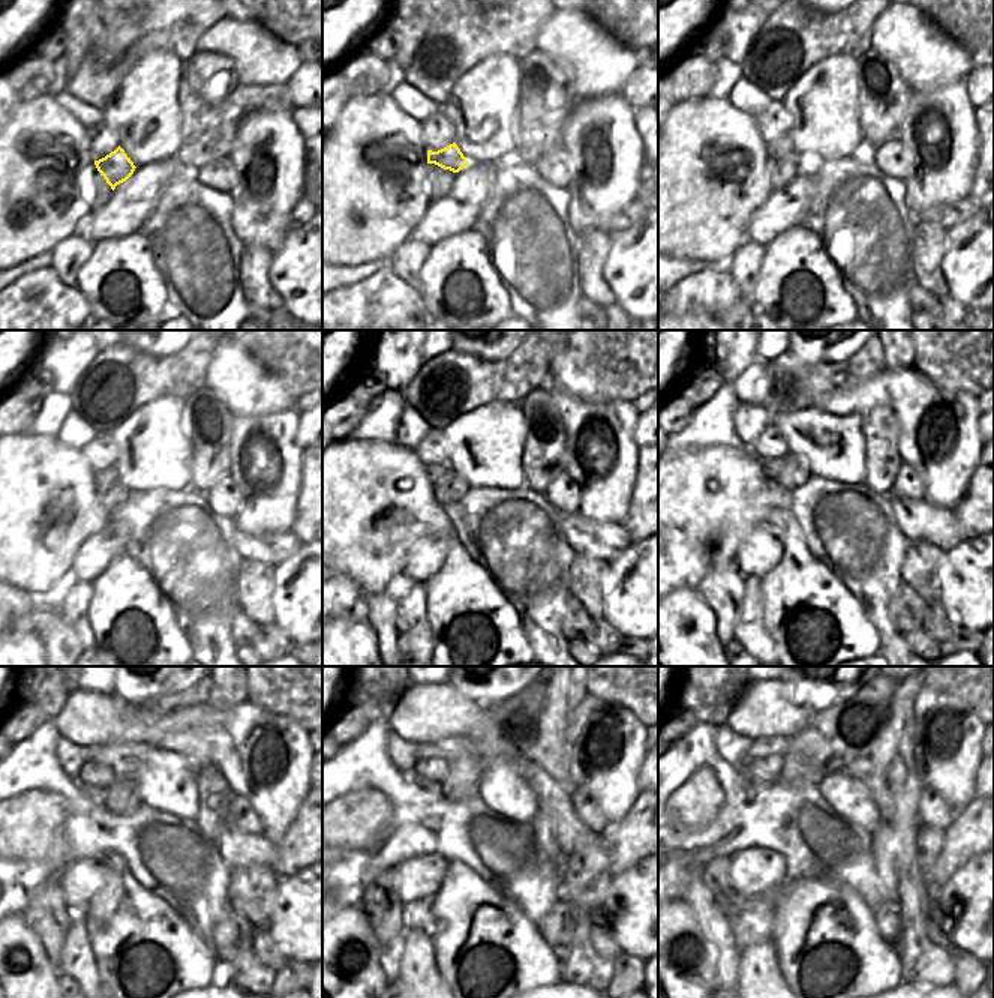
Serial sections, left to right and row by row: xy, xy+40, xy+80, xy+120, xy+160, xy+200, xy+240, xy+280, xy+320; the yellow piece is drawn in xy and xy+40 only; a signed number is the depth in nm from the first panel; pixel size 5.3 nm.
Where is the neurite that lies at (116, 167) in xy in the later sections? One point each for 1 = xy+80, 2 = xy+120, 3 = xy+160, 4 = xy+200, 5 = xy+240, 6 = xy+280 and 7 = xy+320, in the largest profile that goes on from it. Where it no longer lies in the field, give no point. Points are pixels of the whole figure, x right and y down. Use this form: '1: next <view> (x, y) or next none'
1: next xy+80 (781, 147)
2: next xy+120 (111, 474)
3: next xy+160 (435, 471)
4: next xy+200 (769, 465)
5: next xy+240 (99, 796)
6: next xy+280 (425, 785)
7: next xy+320 (751, 782)

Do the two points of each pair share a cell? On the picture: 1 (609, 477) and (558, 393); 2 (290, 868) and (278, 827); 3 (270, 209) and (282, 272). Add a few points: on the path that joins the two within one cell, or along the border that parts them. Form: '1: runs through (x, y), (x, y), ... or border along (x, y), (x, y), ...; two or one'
1: runs through (618, 450), (609, 419), (585, 413); one
2: border along (300, 809), (275, 845); two
3: border along (287, 233), (275, 254); two

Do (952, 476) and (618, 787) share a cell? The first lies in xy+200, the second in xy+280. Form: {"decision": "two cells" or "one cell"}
{"decision": "one cell"}

